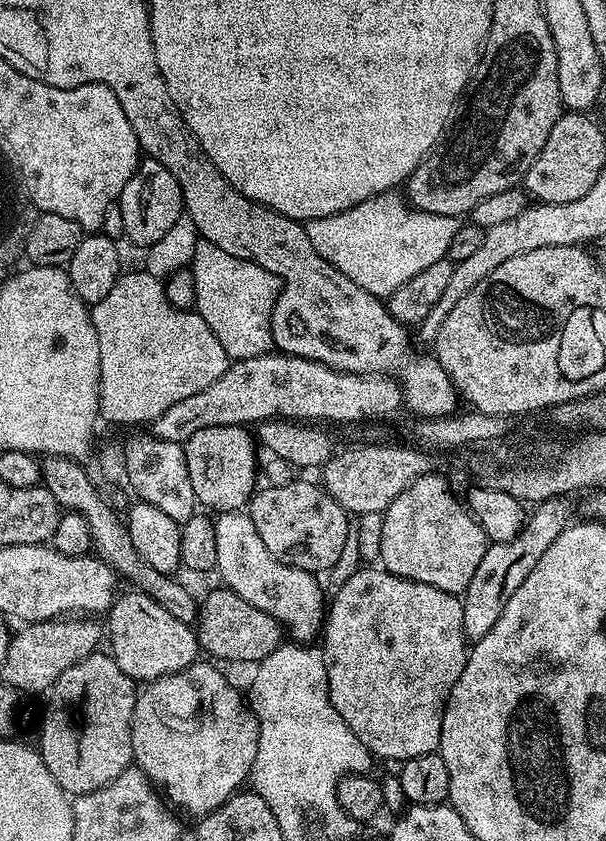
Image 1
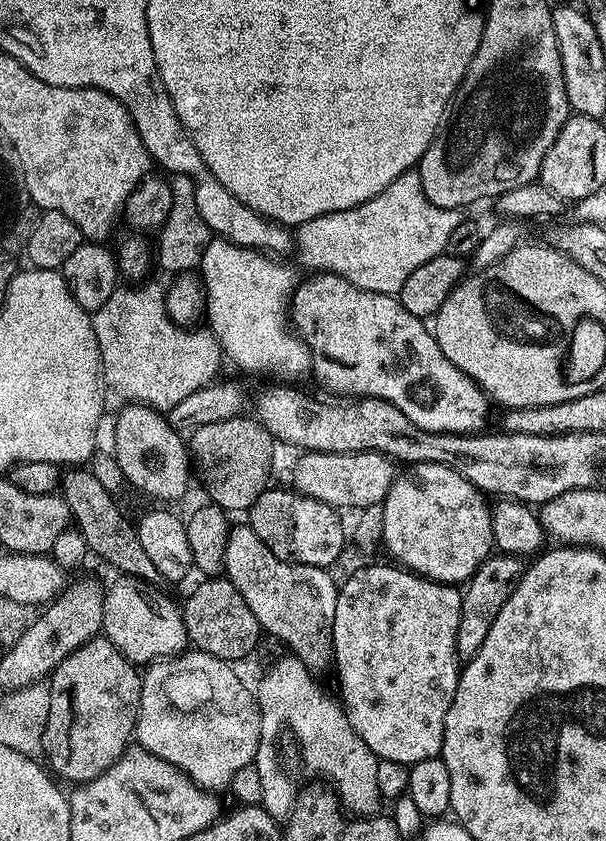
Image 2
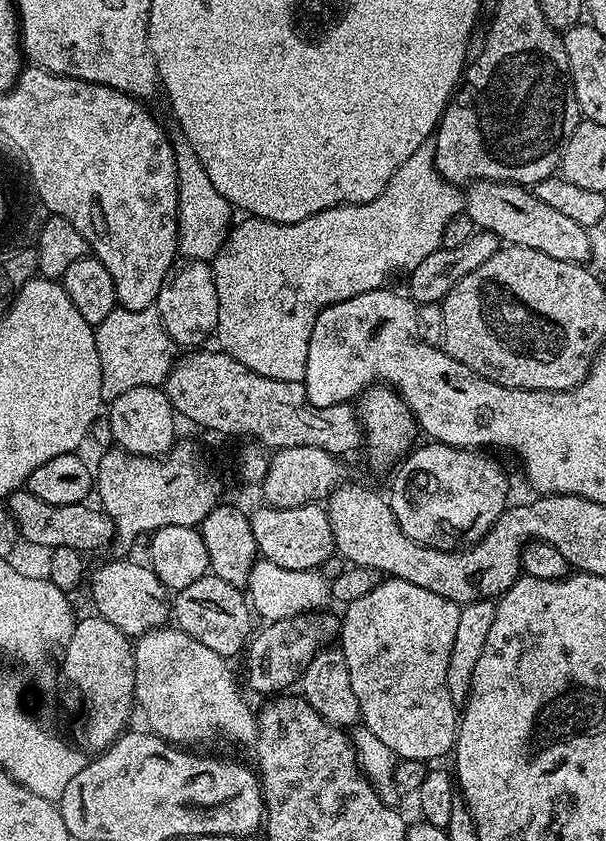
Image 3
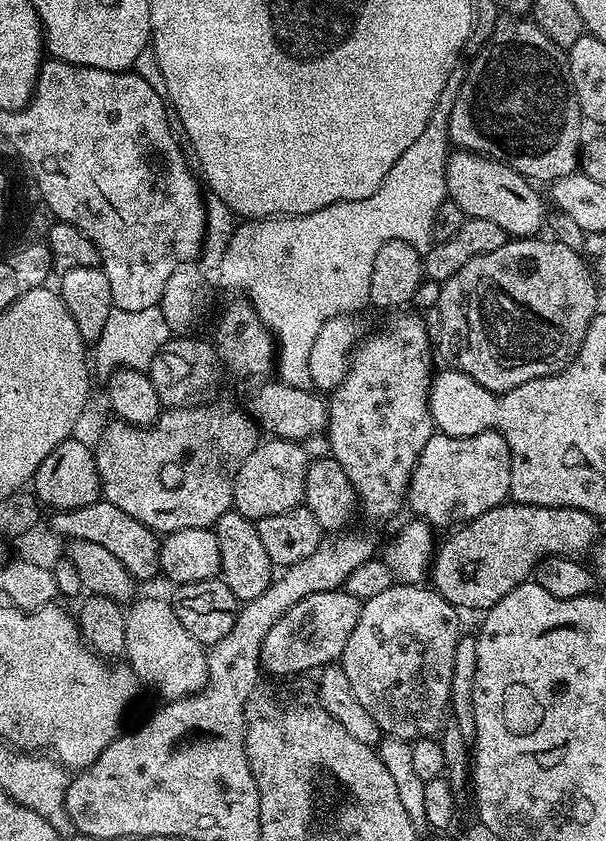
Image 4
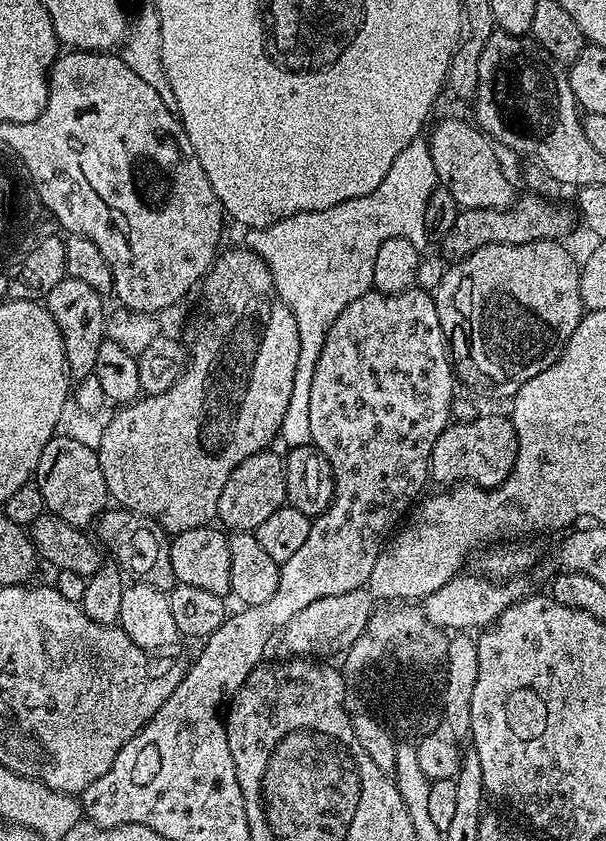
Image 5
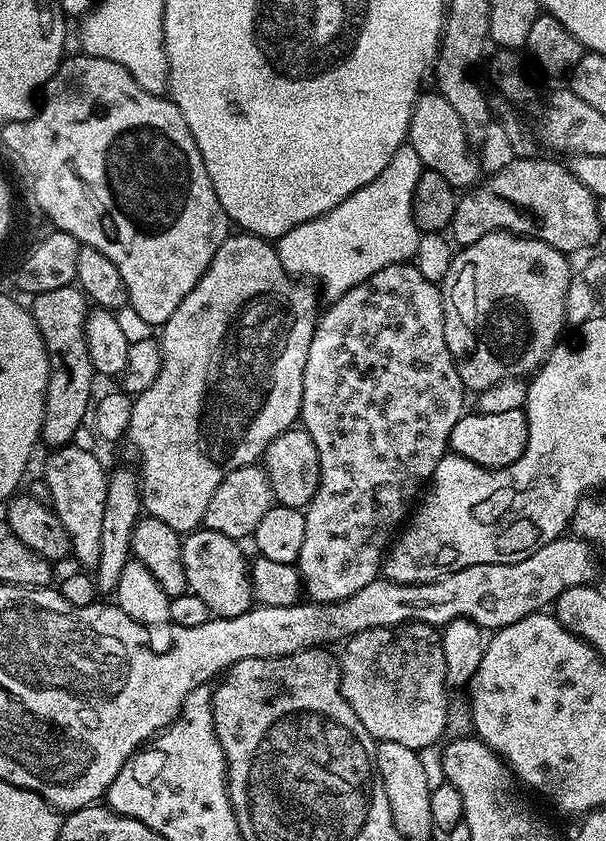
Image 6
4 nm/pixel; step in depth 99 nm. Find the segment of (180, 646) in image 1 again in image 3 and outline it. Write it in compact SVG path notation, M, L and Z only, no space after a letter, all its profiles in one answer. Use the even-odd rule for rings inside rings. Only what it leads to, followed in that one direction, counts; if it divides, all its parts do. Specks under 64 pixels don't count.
M132 558L106 560L105 564L90 576L92 604L96 607L93 609L99 616L118 626L122 634L129 638L165 627L170 620L170 596L151 567L144 562L135 564Z

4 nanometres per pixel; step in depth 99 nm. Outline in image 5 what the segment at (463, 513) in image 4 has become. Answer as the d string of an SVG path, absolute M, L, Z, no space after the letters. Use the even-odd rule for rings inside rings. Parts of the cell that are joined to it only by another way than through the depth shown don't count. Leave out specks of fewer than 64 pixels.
M476 416L461 424L449 423L434 442L430 476L440 486L456 486L463 482L478 488L497 488L512 473L518 454L518 438L511 419L504 416Z

